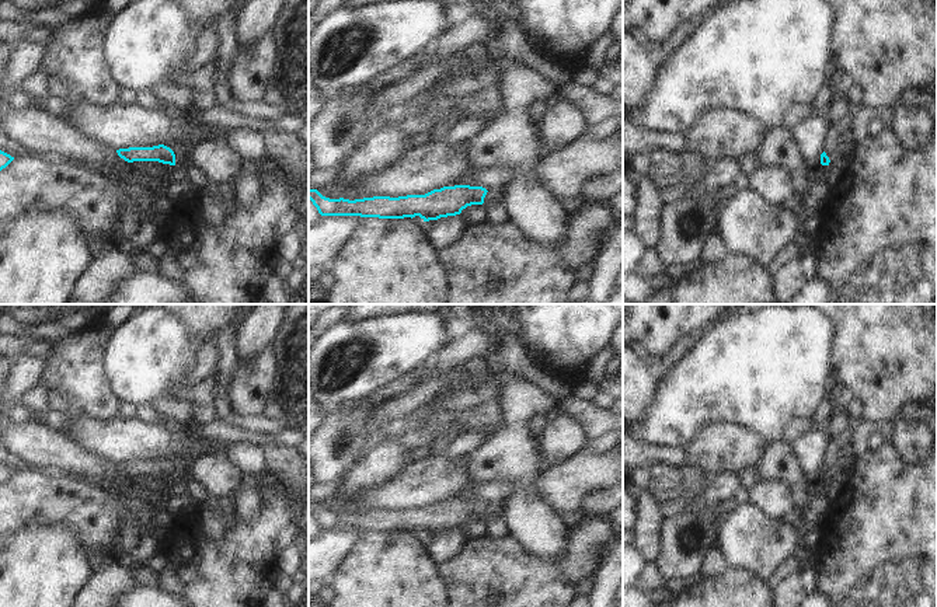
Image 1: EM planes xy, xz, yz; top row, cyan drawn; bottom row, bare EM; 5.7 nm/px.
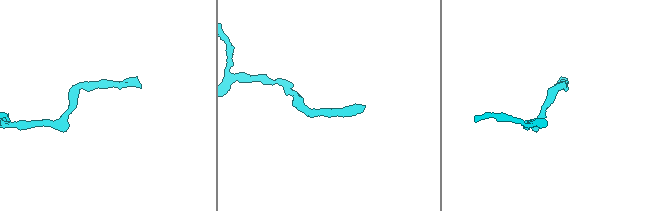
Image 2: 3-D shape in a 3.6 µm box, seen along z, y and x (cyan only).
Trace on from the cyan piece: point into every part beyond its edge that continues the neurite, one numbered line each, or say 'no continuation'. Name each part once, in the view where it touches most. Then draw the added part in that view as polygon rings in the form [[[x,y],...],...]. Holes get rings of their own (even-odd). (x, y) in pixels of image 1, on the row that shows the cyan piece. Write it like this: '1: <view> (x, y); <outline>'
1: xy (185, 152); [[[188,146],[185,149],[180,149],[180,150],[173,150],[174,154],[175,154],[175,163],[180,163],[180,158],[181,157],[185,157],[187,158],[191,154],[191,150],[192,150],[191,146]]]

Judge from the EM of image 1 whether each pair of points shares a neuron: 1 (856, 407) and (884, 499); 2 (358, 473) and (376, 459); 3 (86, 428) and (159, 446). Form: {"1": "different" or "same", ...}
{"1": "different", "2": "same", "3": "same"}

